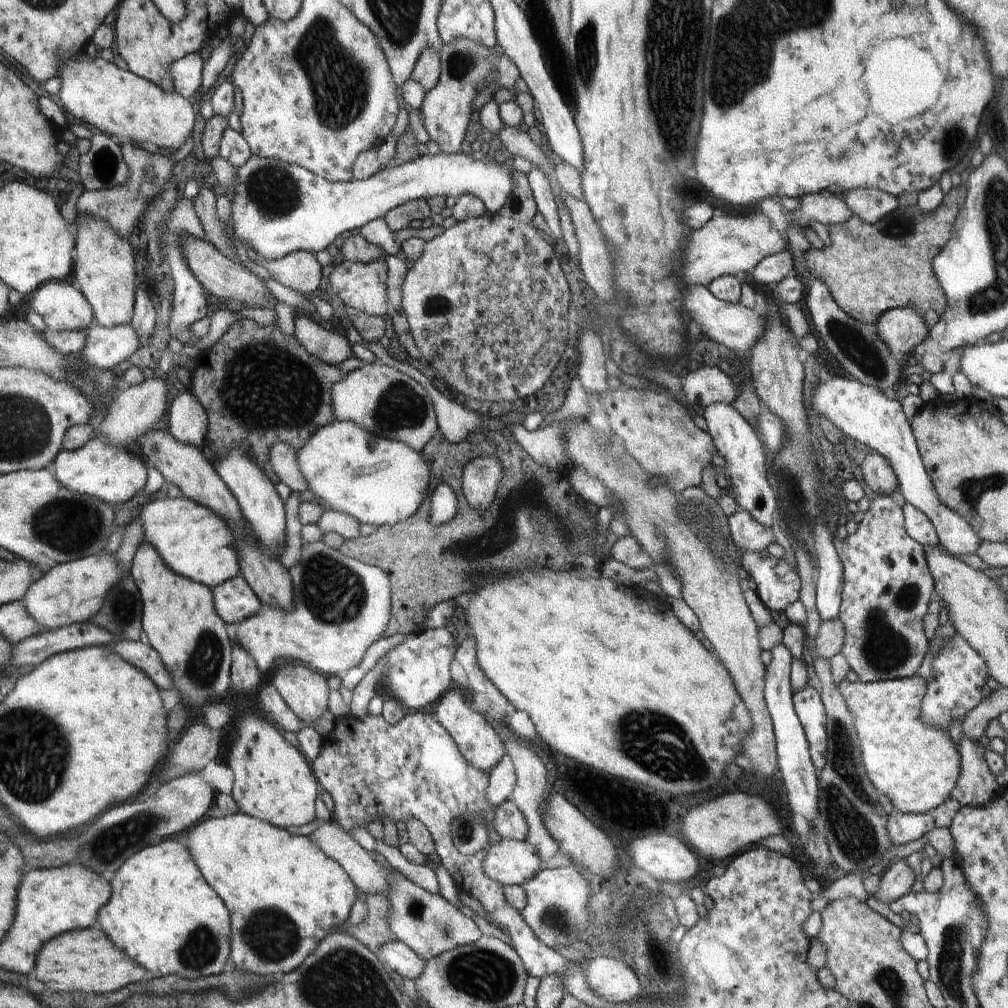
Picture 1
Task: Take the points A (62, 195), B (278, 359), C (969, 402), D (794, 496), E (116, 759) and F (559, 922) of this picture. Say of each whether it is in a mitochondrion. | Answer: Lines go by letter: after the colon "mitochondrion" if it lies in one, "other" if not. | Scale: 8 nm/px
A: other
B: mitochondrion
C: other
D: mitochondrion
E: other
F: mitochondrion

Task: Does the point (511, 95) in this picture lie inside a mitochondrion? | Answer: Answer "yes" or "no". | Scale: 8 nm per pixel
no

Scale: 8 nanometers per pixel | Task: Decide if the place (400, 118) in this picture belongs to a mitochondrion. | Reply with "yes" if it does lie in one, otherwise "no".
no

